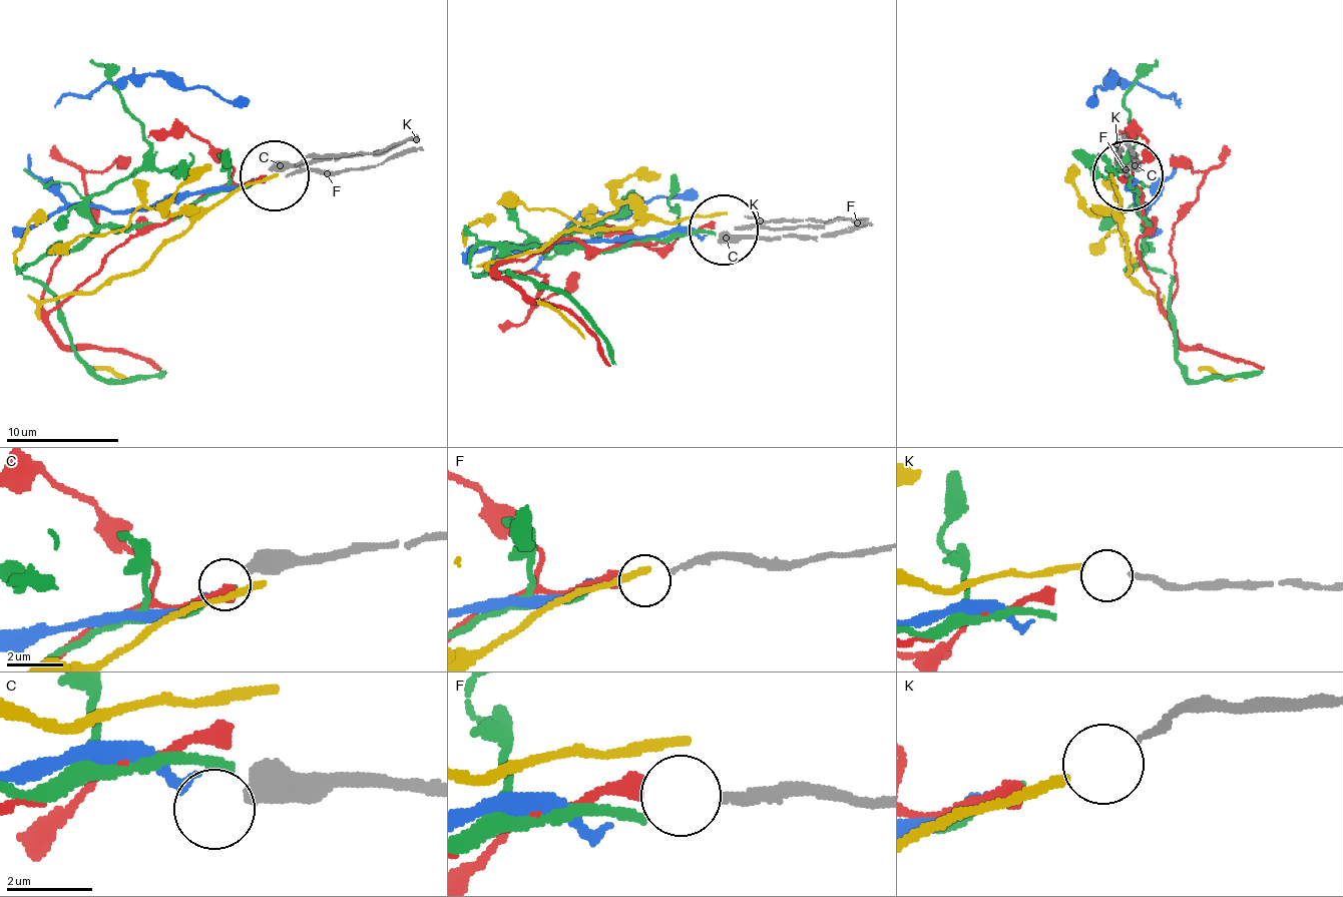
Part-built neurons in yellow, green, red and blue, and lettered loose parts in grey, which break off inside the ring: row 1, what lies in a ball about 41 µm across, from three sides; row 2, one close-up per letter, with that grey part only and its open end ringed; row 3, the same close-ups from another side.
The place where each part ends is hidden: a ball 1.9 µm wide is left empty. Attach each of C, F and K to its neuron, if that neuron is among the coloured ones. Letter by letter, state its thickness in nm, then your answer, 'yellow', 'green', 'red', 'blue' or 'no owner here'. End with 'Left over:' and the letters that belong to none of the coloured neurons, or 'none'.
C: calibre 460 nm; blue
F: calibre 200 nm; red
K: calibre 170 nm; yellow
Left over: none

